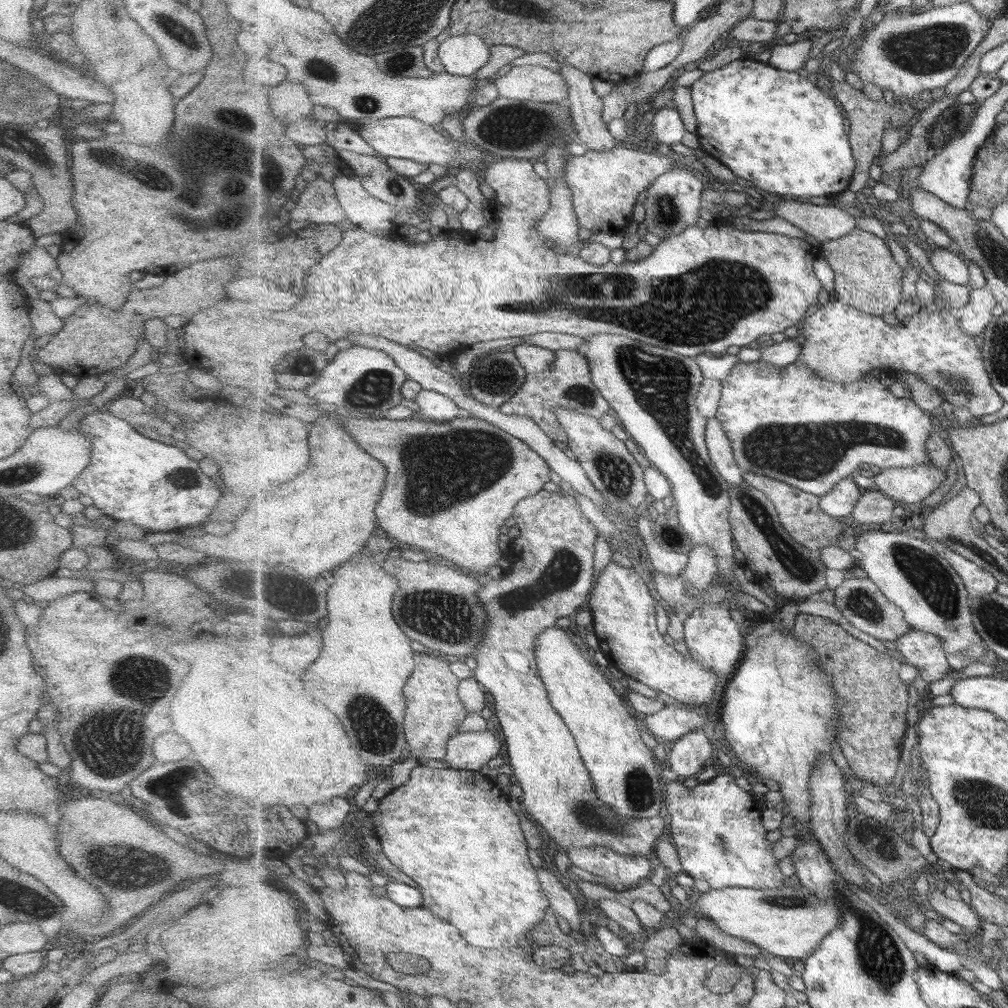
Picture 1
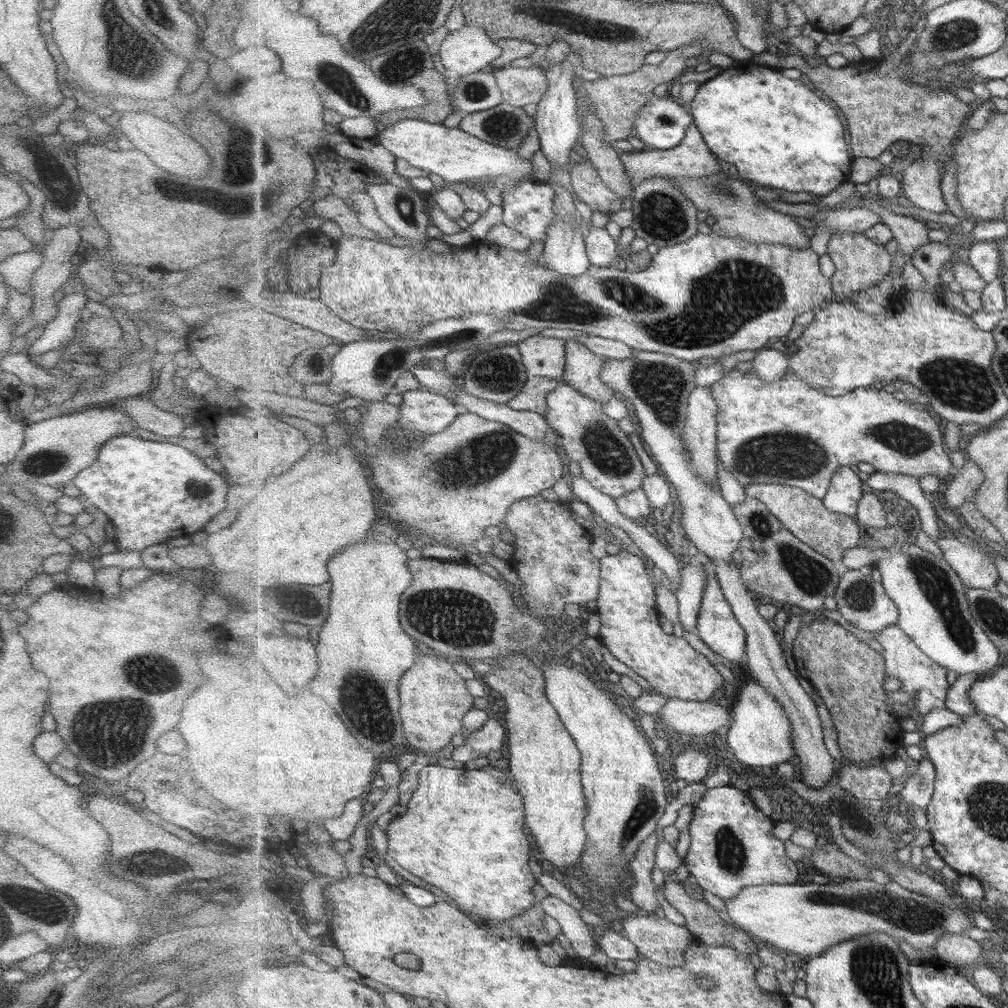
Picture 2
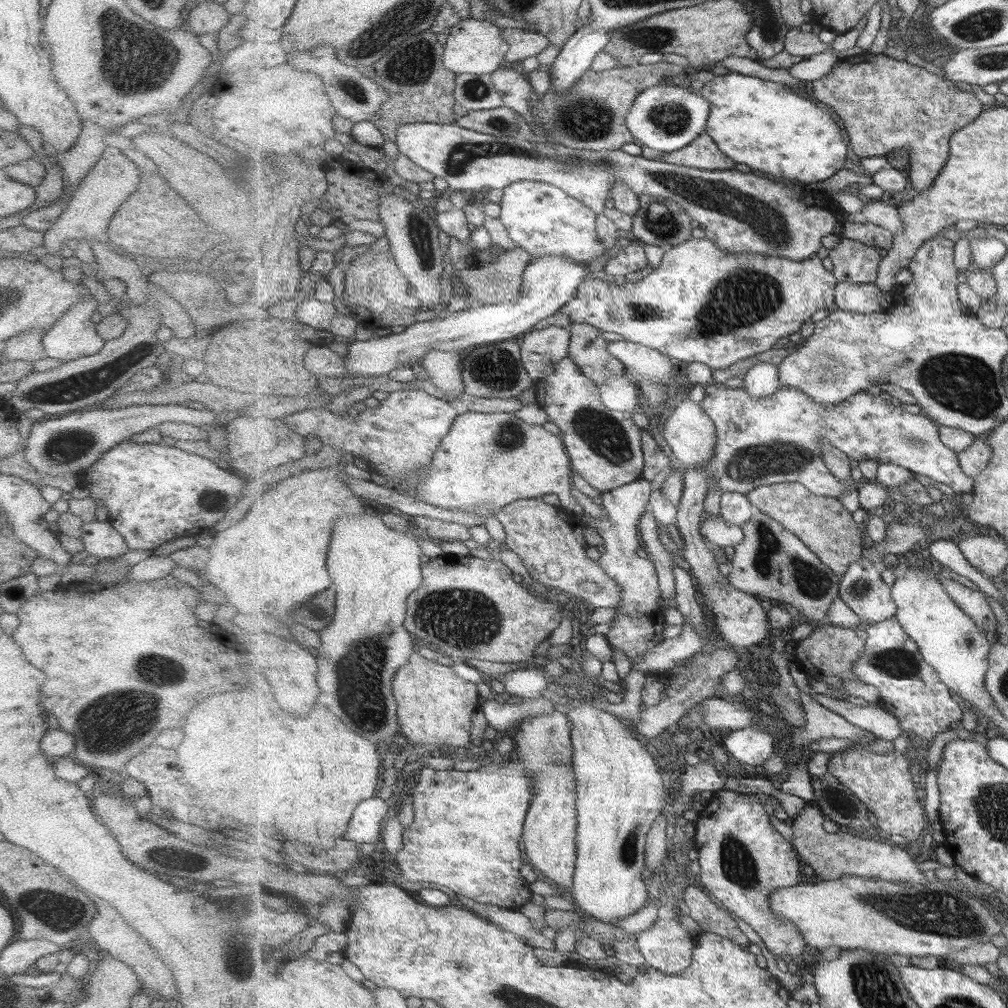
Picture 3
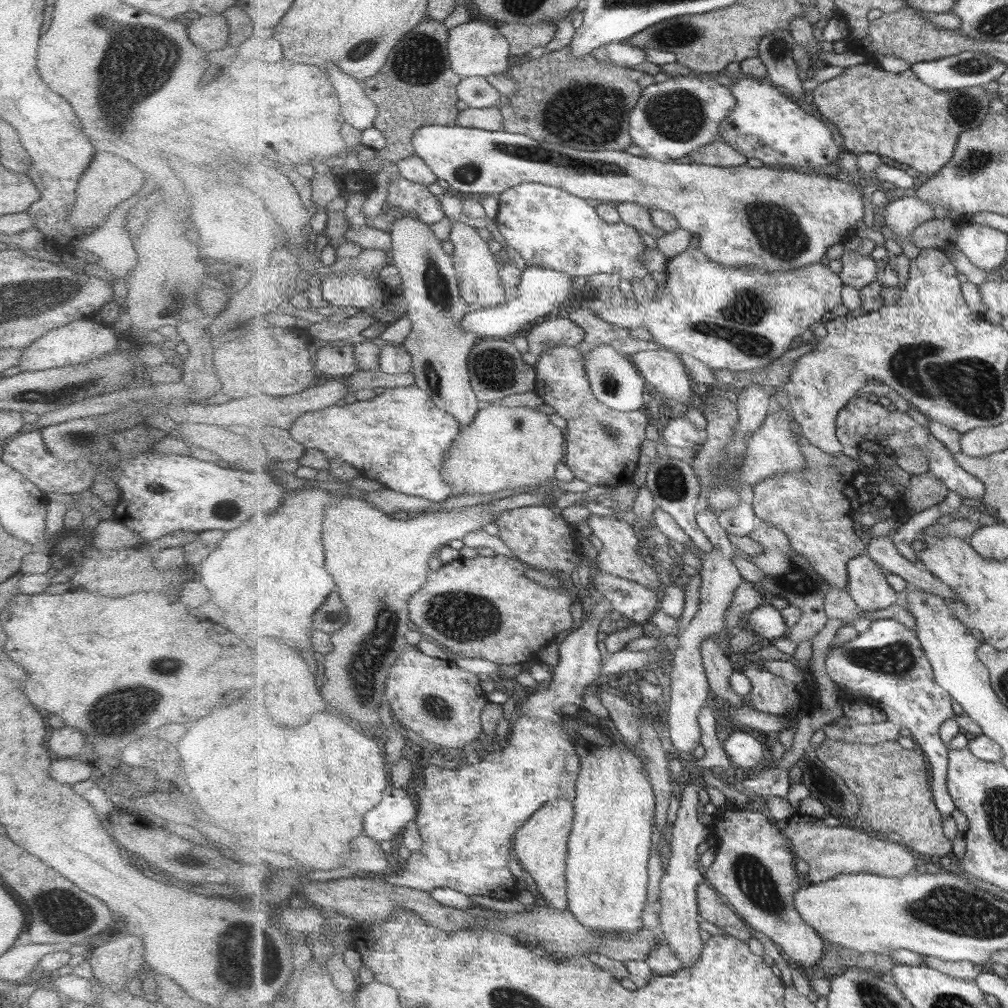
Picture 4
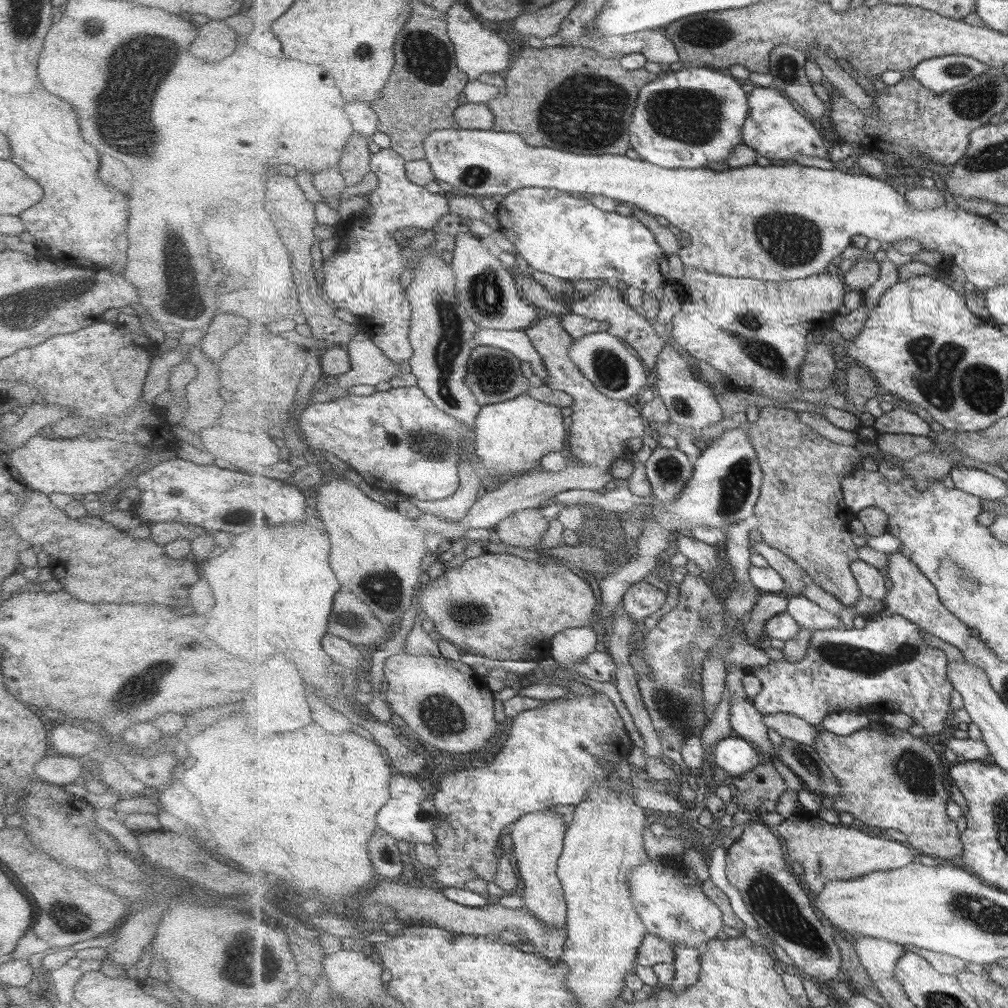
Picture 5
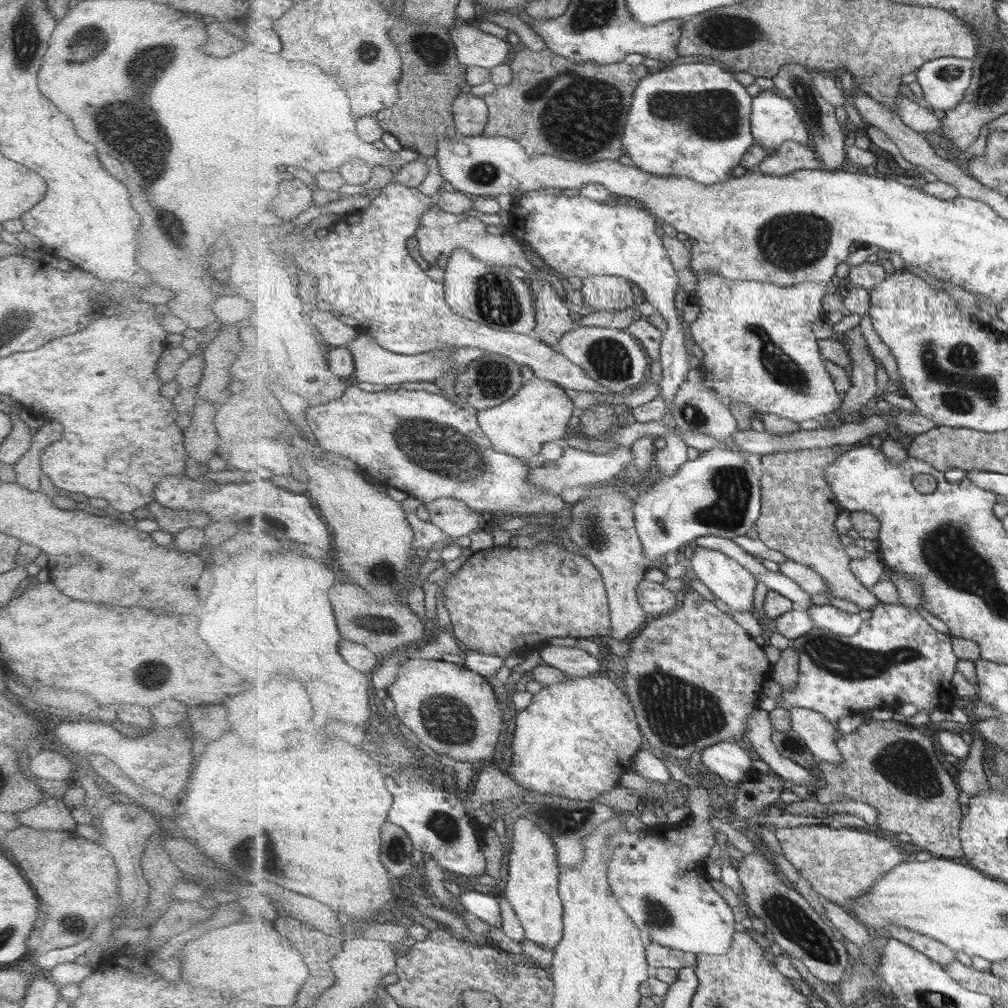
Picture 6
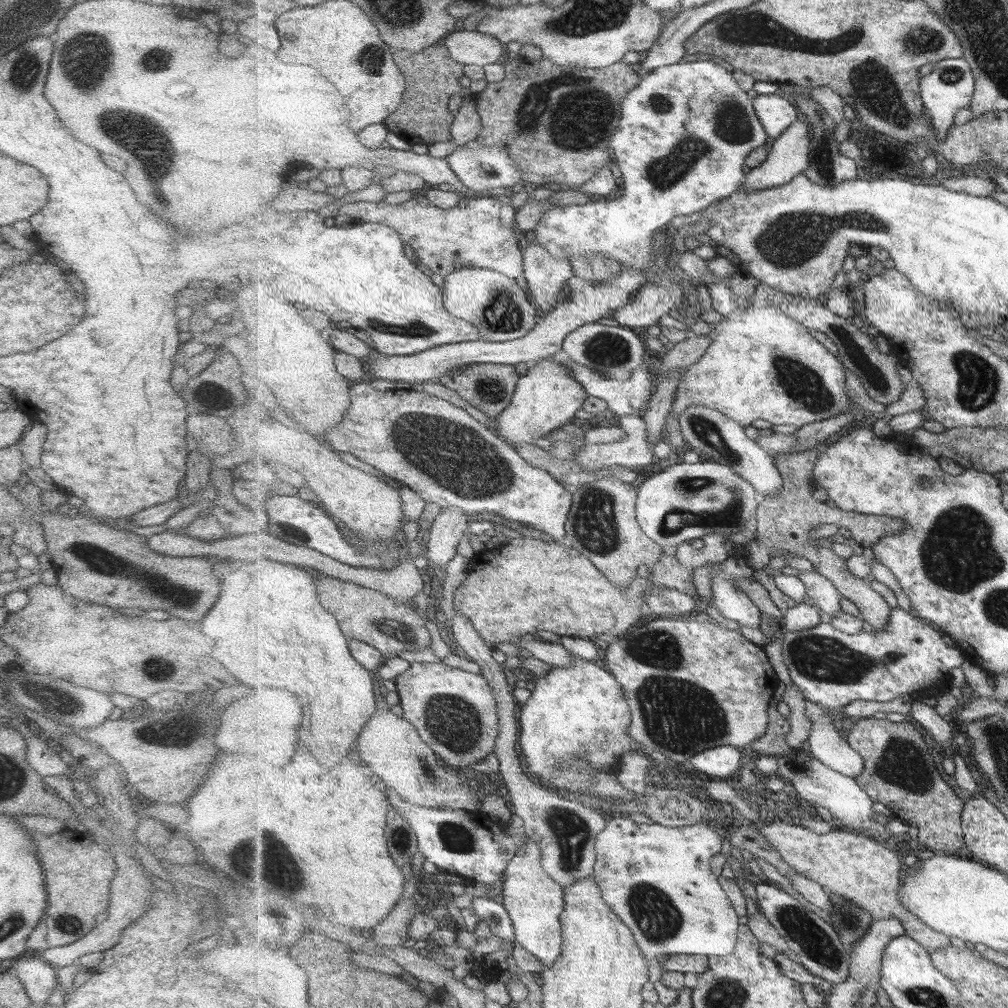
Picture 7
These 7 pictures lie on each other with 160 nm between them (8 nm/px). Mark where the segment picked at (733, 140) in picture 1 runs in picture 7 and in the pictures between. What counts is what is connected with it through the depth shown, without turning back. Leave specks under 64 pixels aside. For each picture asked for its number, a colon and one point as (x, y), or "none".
2: (777, 132)
3: (770, 127)
4: (765, 124)
5: (774, 129)
6: (775, 119)
7: (777, 113)

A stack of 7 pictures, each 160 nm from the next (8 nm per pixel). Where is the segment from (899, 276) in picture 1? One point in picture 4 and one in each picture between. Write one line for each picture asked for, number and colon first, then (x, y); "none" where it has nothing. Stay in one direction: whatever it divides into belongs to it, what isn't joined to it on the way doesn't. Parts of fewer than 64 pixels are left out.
2: (862, 264)
3: (855, 262)
4: (859, 271)

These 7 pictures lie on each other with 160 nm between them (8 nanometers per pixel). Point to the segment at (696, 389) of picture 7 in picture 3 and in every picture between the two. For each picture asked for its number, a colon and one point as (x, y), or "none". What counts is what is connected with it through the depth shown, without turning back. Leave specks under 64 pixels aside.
3: (699, 305)
4: (741, 318)
5: (754, 332)
6: (760, 347)

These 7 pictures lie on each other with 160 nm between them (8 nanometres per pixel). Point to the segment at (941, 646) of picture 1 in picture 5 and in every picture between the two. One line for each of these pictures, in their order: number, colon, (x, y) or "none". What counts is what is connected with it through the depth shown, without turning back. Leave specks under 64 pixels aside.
2: (923, 679)
3: (910, 688)
4: (886, 666)
5: (887, 666)

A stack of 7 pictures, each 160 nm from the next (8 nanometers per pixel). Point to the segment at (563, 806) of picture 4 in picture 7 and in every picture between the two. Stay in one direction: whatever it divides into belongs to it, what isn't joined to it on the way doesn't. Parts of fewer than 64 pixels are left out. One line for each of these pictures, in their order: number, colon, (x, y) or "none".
5: (538, 838)
6: (533, 887)
7: (535, 902)

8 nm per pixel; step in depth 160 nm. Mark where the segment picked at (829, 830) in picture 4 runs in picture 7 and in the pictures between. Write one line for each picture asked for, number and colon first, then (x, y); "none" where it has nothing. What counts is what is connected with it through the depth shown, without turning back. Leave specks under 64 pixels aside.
5: (827, 852)
6: (842, 864)
7: (859, 868)

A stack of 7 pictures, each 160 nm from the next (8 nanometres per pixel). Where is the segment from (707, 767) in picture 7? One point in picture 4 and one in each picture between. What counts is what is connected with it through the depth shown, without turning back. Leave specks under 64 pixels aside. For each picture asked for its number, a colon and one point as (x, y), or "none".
4: (745, 751)
5: (735, 755)
6: (726, 758)

